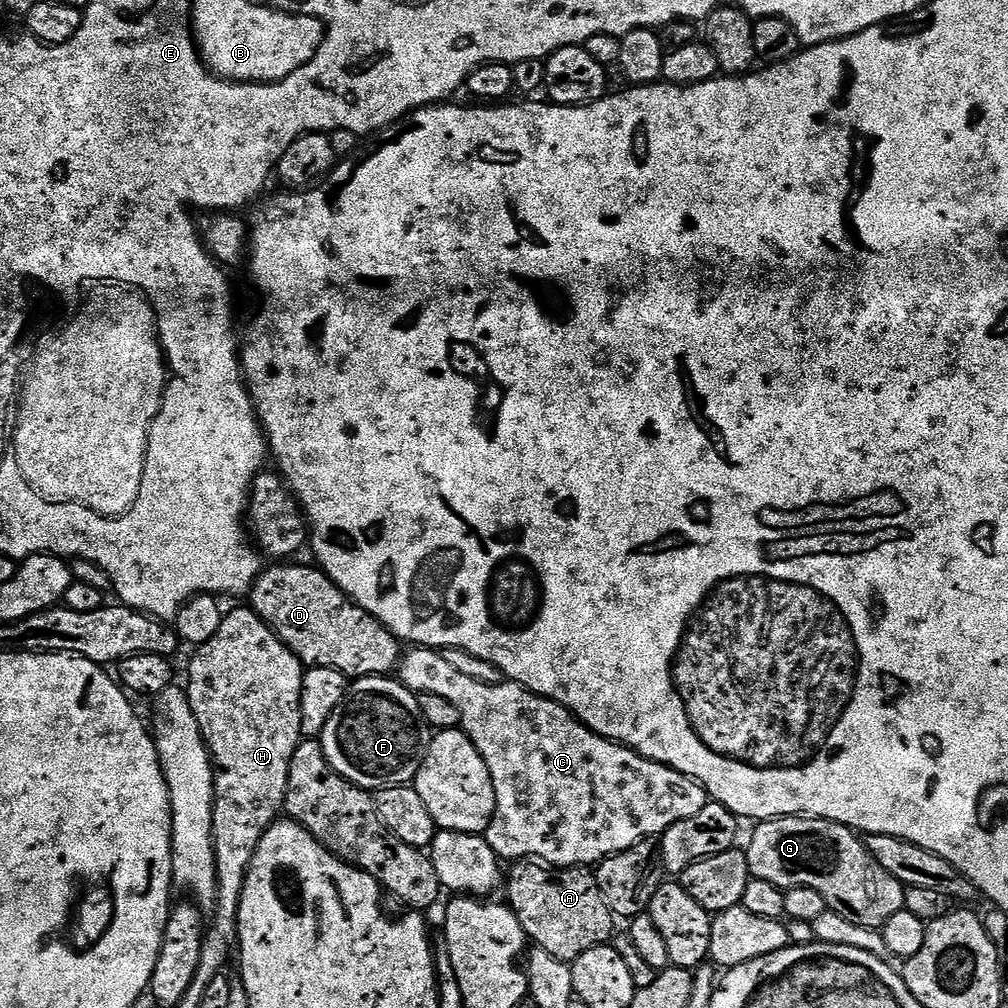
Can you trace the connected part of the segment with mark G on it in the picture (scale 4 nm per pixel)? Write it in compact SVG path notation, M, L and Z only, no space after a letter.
M781 816L757 823L755 828L756 833L753 834L752 841L746 845L748 865L755 879L770 882L770 886L778 886L785 890L818 890L818 894L826 898L831 911L867 928L883 929L888 919L905 909L905 885L895 880L886 870L882 870L882 866L878 866L878 862L868 852L867 843L845 824L835 824L832 820L818 820L810 816Z

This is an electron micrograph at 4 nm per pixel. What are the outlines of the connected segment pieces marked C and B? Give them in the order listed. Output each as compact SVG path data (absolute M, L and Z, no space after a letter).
M412 646L401 655L398 665L398 679L401 684L411 692L426 694L438 694L438 698L446 698L453 706L458 706L460 715L460 728L474 742L478 754L486 762L490 770L490 778L494 782L496 791L496 815L492 817L486 833L486 839L494 854L504 862L543 862L553 868L575 868L577 866L595 866L608 856L619 852L625 852L630 846L634 846L640 840L650 840L664 835L664 831L674 822L682 822L682 818L694 818L698 810L702 810L710 802L706 789L696 780L691 780L686 774L674 770L665 764L659 764L639 756L633 748L627 748L625 744L618 744L615 740L607 740L605 736L599 736L590 731L580 719L568 708L563 708L558 702L554 702L545 696L539 696L537 692L531 692L529 688L523 688L521 684L503 682L504 684L487 684L484 678L465 670L463 667L454 665L448 661L443 651L435 648L421 648Z
M216 16L216 20L212 20L212 44L202 44L200 55L208 56L204 63L220 79L236 83L272 83L289 77L294 70L310 62L319 38L320 25L314 20L257 20L256 16L244 20L244 16Z

